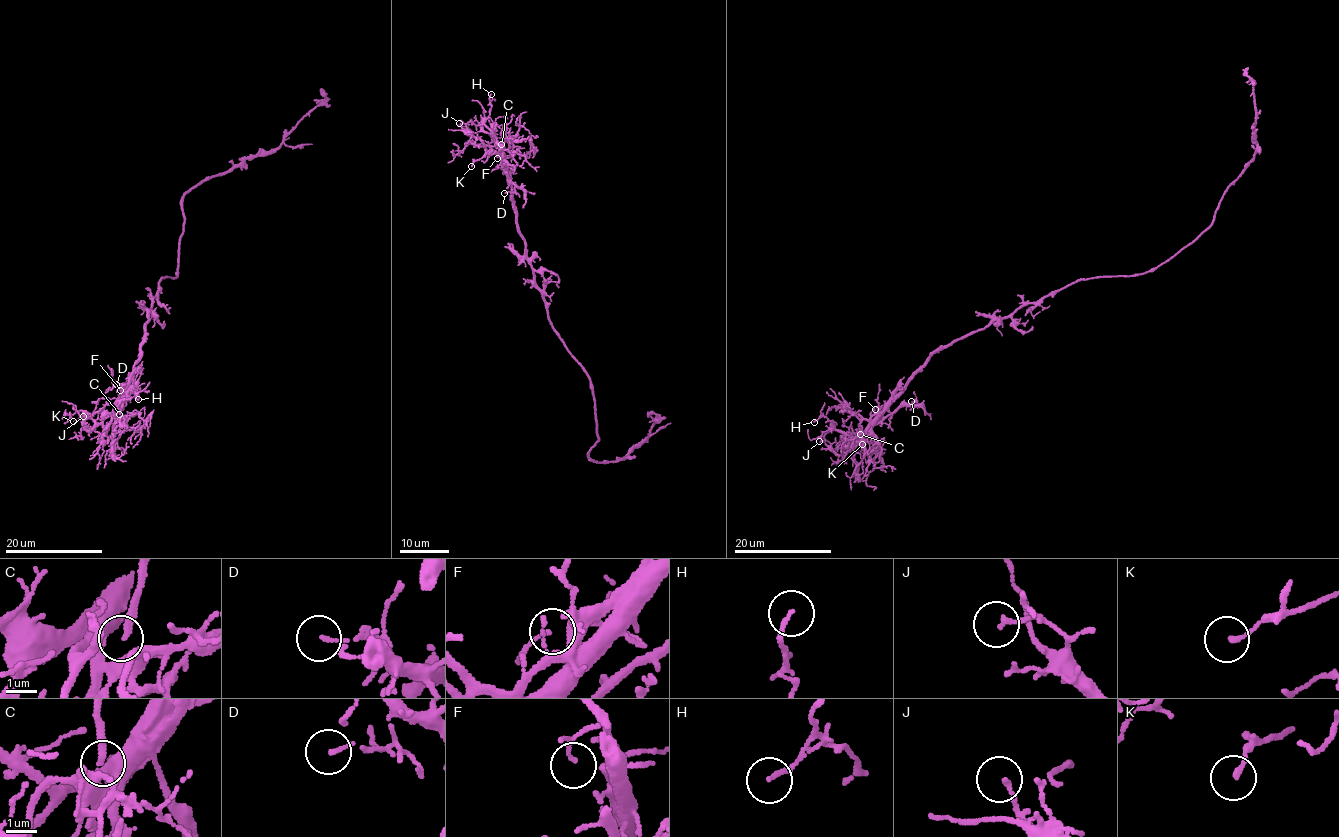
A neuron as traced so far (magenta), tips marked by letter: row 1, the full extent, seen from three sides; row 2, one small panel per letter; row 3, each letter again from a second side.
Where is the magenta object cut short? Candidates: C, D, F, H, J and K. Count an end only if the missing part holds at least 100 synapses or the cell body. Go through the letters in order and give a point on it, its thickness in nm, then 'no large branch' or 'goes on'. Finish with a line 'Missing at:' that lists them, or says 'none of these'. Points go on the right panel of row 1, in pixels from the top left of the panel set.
C: at (860, 434); 190 nm thick; goes on
D: at (911, 401); 100 nm thick; no large branch
F: at (875, 409); 70 nm thick; no large branch
H: at (814, 422); 120 nm thick; no large branch
J: at (819, 441); 140 nm thick; no large branch
K: at (862, 444); 150 nm thick; no large branch
Missing at: C

